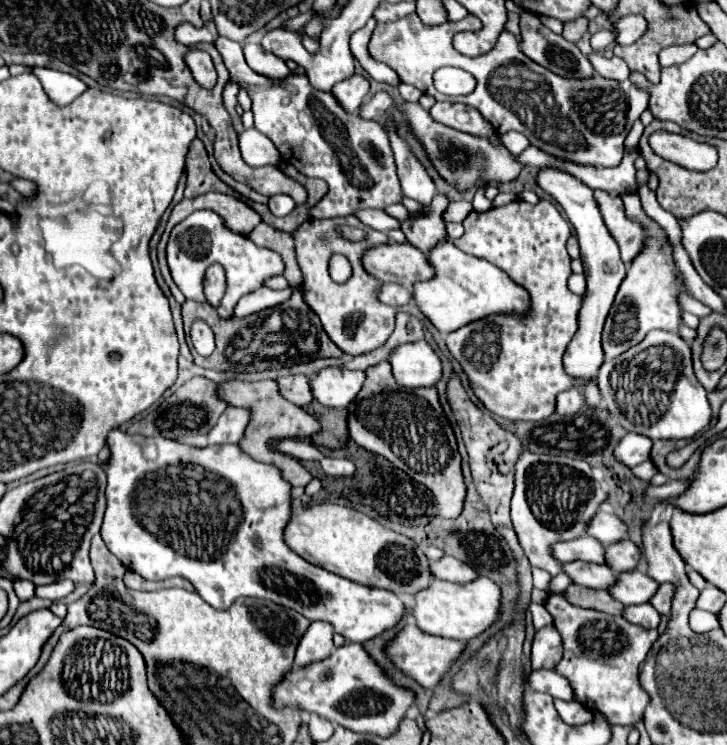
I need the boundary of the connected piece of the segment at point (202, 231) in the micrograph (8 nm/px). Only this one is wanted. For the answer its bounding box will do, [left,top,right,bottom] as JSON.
[166,210,284,318]

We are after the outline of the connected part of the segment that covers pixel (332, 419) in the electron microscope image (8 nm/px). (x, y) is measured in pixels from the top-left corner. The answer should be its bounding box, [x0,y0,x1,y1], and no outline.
[309,400,350,450]

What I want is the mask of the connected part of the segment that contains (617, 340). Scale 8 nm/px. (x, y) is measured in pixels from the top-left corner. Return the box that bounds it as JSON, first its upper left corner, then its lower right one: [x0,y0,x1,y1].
[604,212,682,358]

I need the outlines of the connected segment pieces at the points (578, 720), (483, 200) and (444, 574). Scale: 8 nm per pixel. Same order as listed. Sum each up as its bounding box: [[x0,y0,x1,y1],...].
[[554,700,594,726],[472,188,492,212],[432,556,478,584]]

